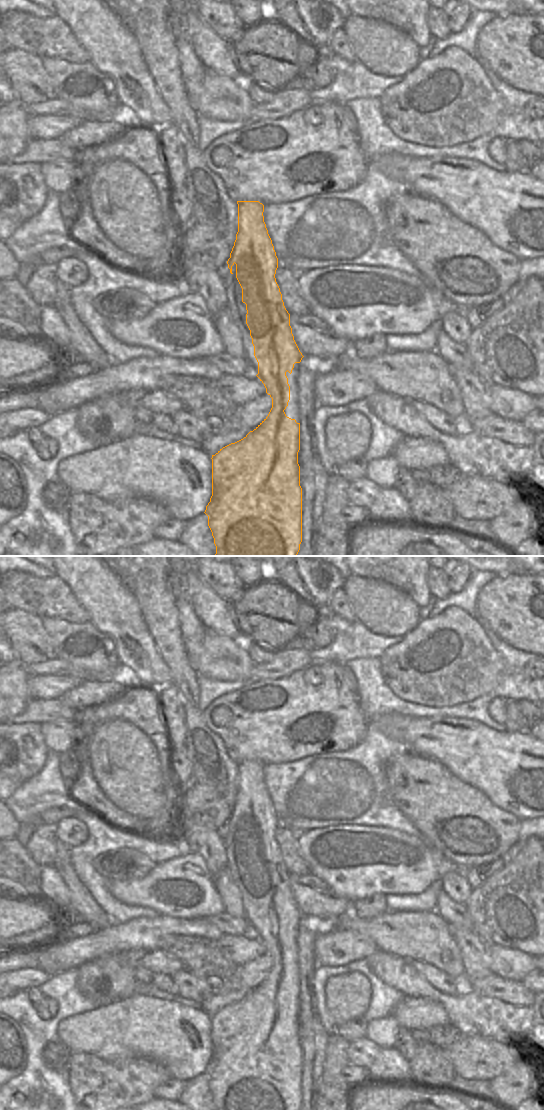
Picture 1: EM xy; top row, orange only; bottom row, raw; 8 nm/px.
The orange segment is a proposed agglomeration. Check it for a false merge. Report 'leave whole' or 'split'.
leave whole

